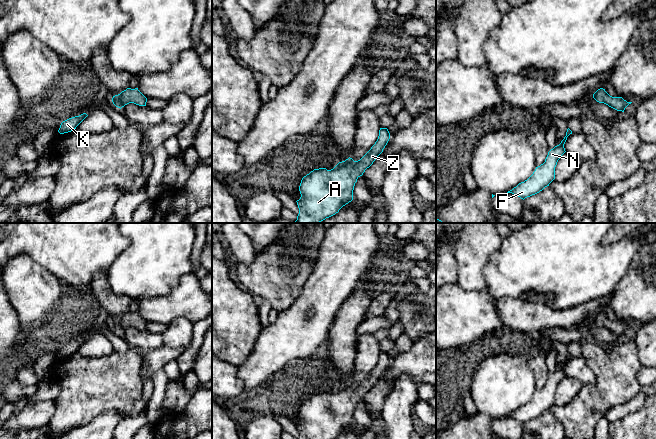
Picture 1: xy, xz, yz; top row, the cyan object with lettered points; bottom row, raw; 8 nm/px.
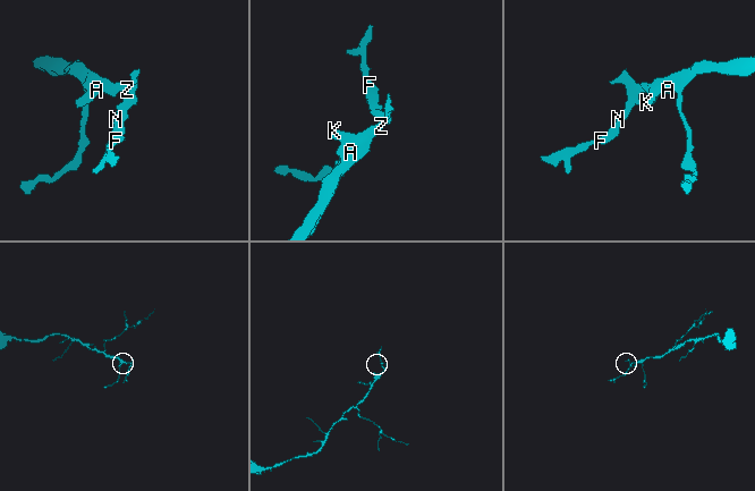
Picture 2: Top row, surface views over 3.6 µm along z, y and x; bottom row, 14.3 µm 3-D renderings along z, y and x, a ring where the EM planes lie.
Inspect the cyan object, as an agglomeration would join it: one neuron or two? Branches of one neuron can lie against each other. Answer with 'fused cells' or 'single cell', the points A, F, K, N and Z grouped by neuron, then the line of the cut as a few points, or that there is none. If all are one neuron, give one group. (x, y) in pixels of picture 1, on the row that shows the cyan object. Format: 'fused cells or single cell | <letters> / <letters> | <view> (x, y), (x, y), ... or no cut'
single cell | A F K N Z | no cut

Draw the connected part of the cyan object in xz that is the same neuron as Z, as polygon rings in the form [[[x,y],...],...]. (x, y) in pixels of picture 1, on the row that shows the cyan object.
[[[380,128],[379,136],[371,149],[358,161],[348,158],[339,162],[333,169],[326,168],[314,169],[301,180],[299,191],[301,197],[297,200],[299,214],[295,223],[320,223],[329,218],[353,200],[353,190],[357,179],[363,175],[377,157],[383,152],[390,139],[390,133],[387,128]]]

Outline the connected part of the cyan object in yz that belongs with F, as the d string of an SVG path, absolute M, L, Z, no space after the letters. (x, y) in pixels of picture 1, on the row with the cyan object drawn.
M568 128L566 136L561 143L548 152L545 162L536 167L533 174L527 180L519 183L507 193L512 193L524 200L525 198L535 195L545 187L549 186L549 184L555 179L555 167L557 162L566 152L564 144L570 134L572 134L572 131Z

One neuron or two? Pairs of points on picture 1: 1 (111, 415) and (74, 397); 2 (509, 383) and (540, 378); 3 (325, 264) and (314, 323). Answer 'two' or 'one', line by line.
1: two
2: two
3: one

